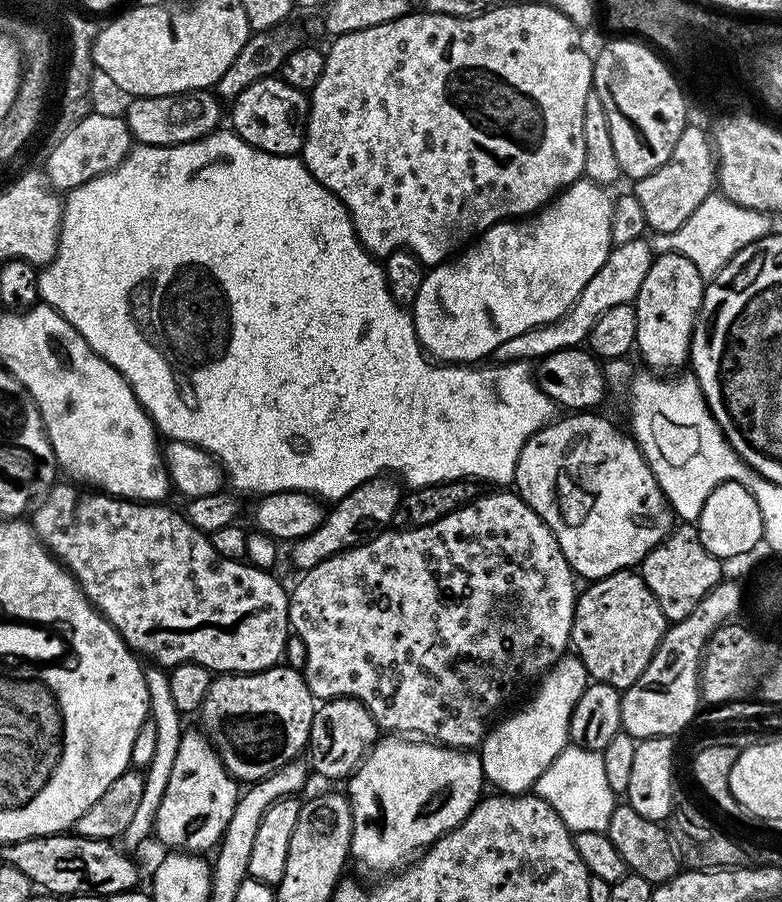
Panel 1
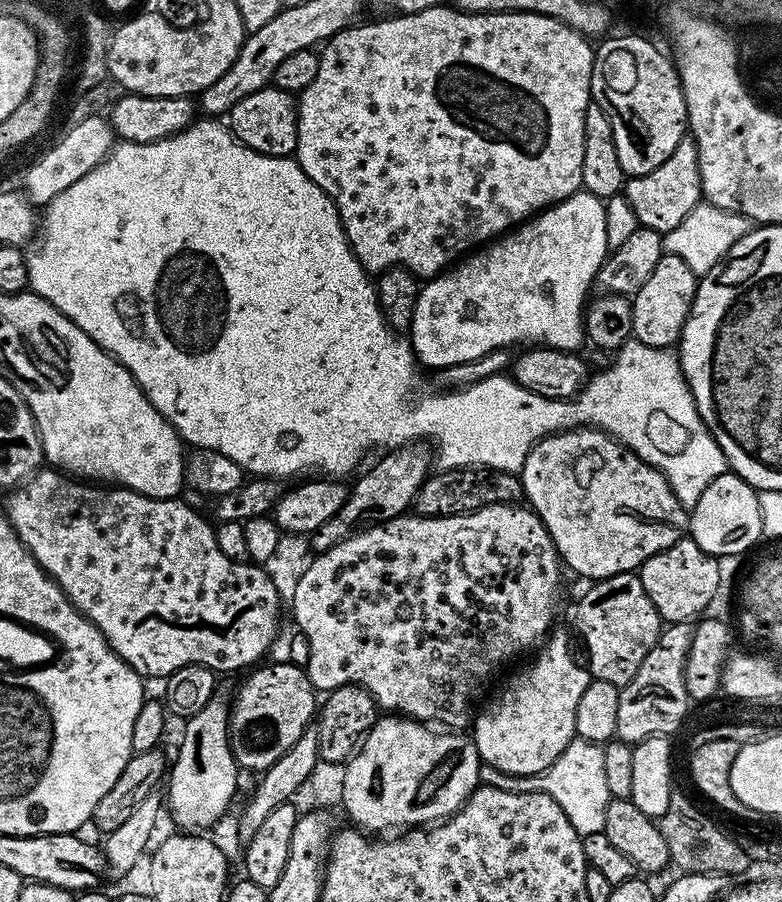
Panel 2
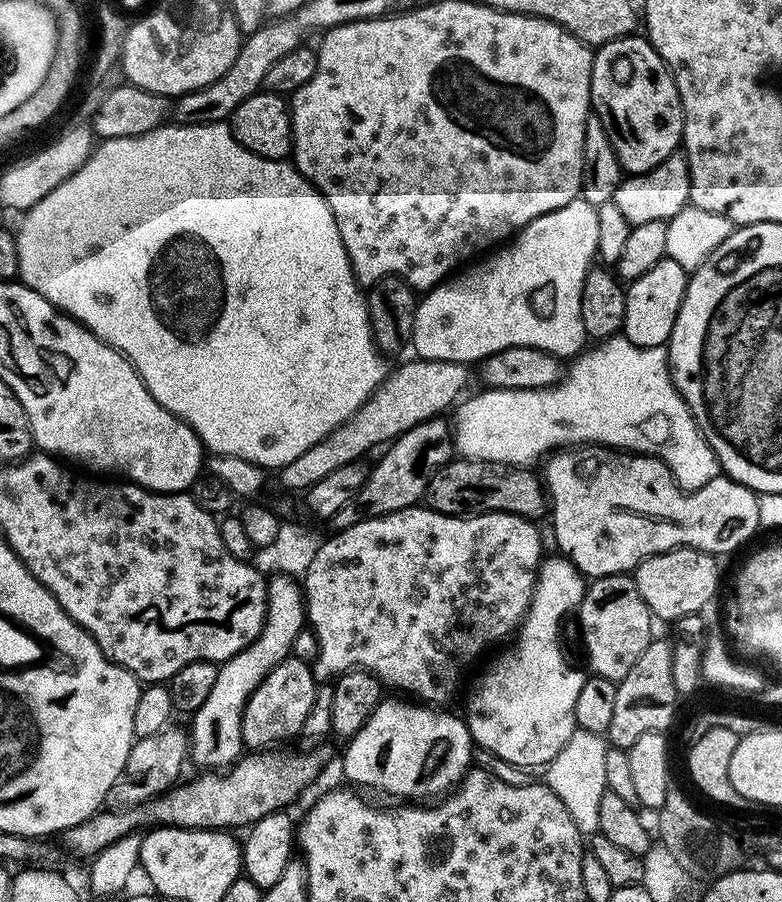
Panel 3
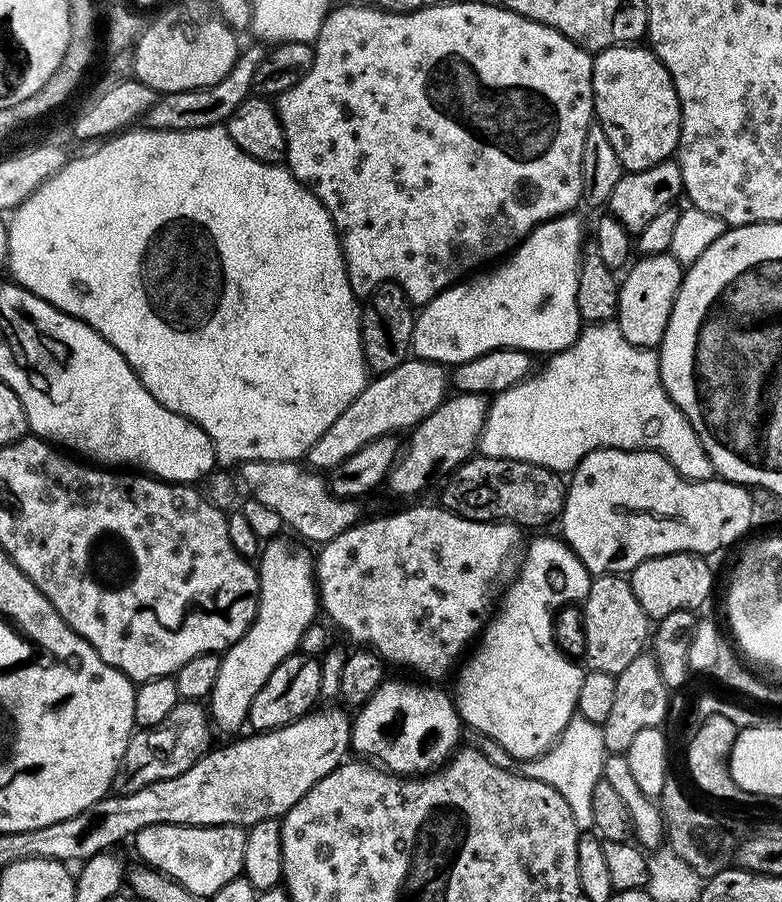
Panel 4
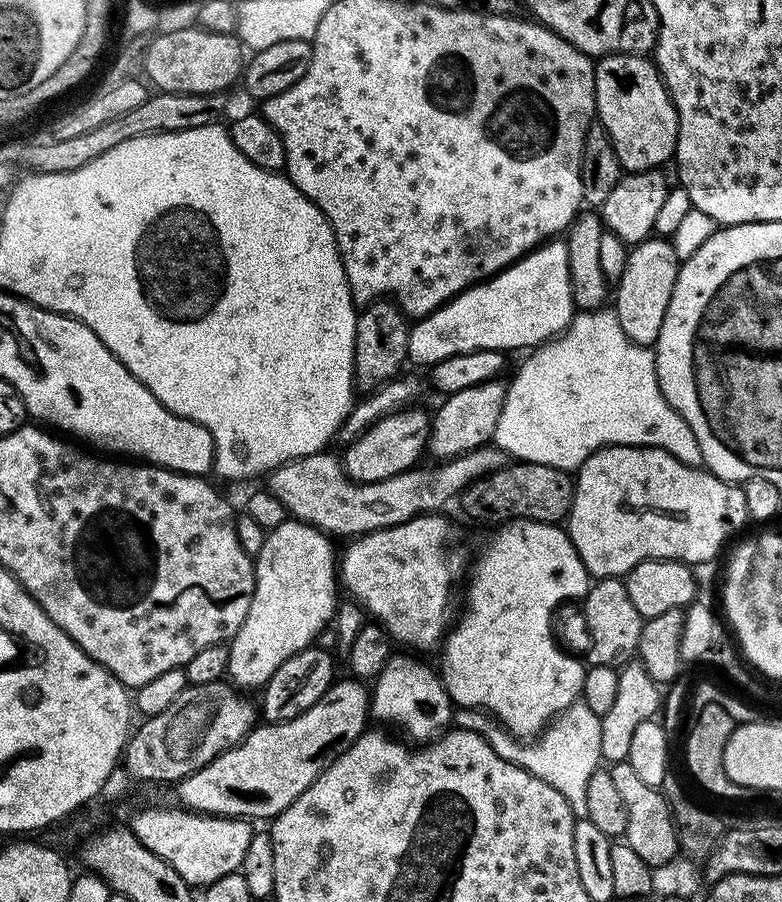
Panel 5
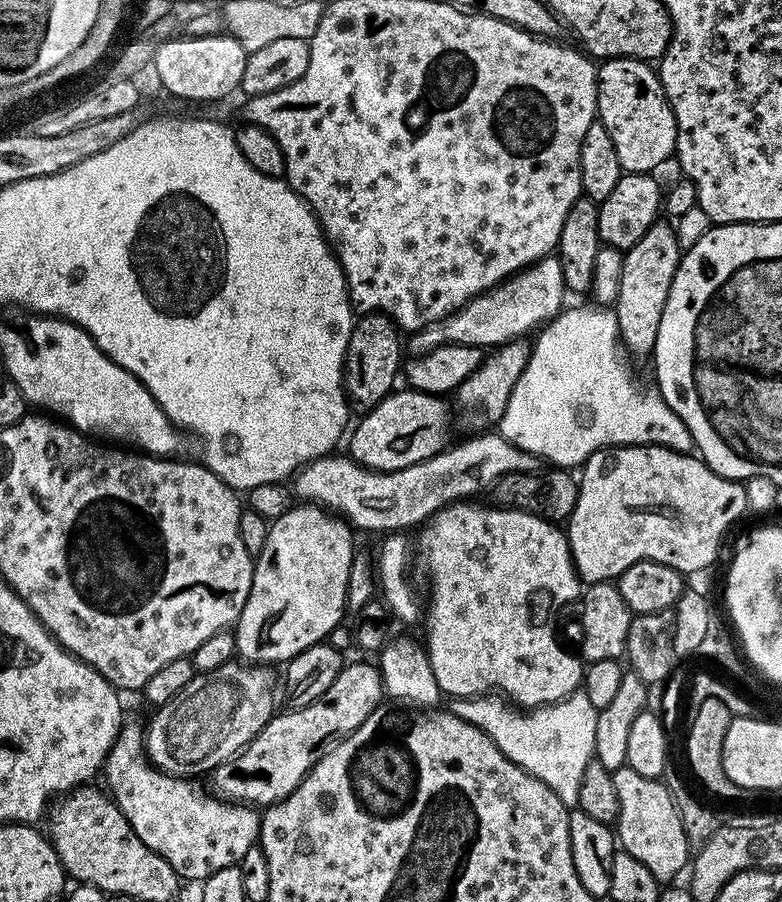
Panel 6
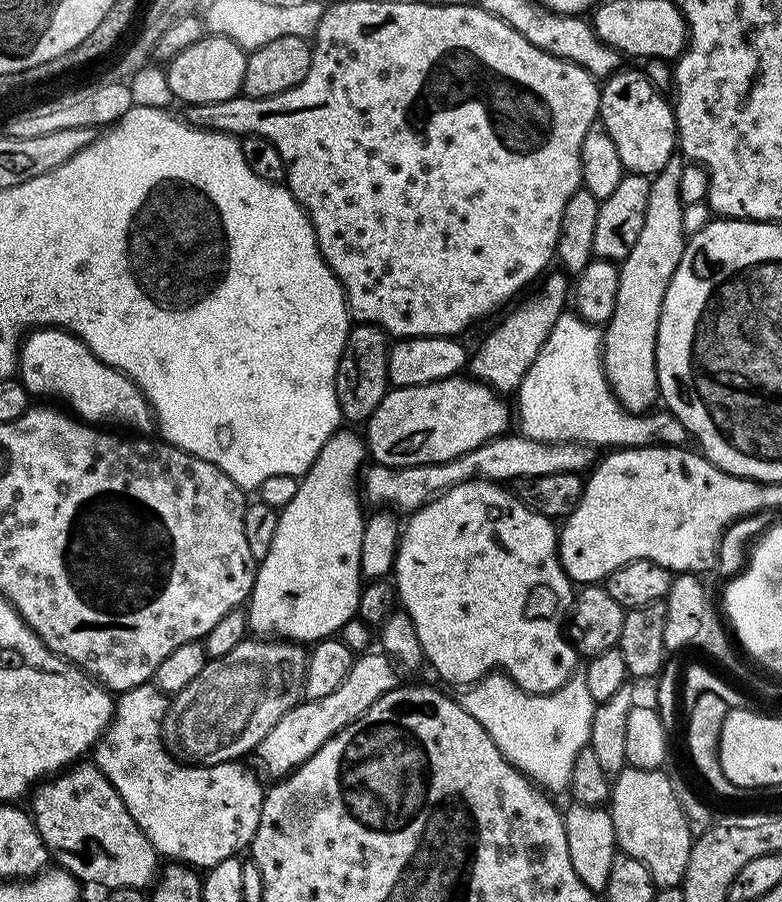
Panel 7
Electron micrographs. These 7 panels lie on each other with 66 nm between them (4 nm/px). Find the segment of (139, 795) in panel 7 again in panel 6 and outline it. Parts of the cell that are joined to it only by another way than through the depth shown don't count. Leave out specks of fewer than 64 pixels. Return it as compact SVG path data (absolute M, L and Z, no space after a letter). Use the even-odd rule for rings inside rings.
M121 723L120 732L104 759L102 769L102 776L108 779L107 791L122 810L126 822L130 822L134 834L138 834L138 838L142 838L142 842L146 842L154 854L170 862L170 866L185 881L202 882L218 870L239 865L242 854L257 847L261 813L245 803L233 802L213 794L195 779L171 776L155 768L149 761L148 753L144 751L144 733L145 729L141 725L139 728L136 724Z

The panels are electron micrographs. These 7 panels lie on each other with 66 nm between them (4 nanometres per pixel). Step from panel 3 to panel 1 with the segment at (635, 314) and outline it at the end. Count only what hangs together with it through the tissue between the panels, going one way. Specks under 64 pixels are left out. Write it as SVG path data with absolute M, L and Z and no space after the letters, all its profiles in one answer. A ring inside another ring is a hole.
M666 252L657 255L650 266L650 274L646 274L646 282L642 282L642 290L638 290L638 298L634 302L638 330L636 331L636 348L645 360L649 369L660 374L668 374L689 363L692 350L692 331L702 306L706 277L698 274L698 266L690 262L690 258L682 258L677 252Z

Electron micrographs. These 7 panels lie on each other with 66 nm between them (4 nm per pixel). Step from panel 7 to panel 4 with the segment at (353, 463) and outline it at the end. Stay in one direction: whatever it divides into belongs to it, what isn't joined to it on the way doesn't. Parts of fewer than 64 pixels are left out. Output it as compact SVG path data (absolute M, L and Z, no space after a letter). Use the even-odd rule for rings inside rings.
M277 538L263 545L258 557L260 601L256 617L248 632L220 656L218 682L214 682L210 697L210 720L217 733L239 733L239 728L245 727L258 690L266 686L266 678L274 674L279 664L299 649L302 636L317 619L318 593L313 557L304 552L291 552L282 541Z

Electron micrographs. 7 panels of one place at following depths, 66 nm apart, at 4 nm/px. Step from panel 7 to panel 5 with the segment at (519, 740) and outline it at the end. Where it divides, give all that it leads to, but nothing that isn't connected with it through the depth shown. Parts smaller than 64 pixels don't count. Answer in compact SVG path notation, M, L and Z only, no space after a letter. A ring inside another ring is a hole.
M583 702L571 704L531 742L518 742L517 737L500 727L487 712L475 708L456 708L451 723L457 728L477 732L494 750L494 754L498 754L498 758L525 768L530 774L554 786L554 790L558 790L558 794L566 798L572 813L577 818L584 818L586 817L586 782L590 782L590 774L594 774L594 770L602 764L600 718L601 716L594 714L594 710L590 710L590 706L586 706Z

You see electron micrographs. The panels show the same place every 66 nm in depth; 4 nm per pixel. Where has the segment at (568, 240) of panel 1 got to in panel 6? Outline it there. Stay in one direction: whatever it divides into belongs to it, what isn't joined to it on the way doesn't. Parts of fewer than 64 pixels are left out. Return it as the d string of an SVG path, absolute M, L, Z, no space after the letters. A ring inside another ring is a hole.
M555 254L546 256L537 264L532 264L510 279L502 281L497 288L476 296L446 319L411 333L411 351L416 354L429 352L443 344L470 344L481 350L509 344L512 340L527 337L527 332L535 333L549 320L553 320L562 311L564 296L566 297L566 289L560 257Z

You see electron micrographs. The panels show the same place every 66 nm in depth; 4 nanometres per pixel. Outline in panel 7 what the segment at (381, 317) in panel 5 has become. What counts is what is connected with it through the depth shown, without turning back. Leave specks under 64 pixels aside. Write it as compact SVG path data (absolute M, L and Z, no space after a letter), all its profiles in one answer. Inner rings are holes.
M353 323L348 330L346 346L340 355L336 371L336 393L341 417L345 421L366 422L378 410L378 402L390 391L388 378L389 337L377 324Z

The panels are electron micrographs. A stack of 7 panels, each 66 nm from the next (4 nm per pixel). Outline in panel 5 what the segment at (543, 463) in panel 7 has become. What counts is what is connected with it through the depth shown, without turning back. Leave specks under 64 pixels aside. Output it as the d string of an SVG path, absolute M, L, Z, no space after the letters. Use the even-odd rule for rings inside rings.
M495 446L475 448L455 456L452 460L433 463L433 468L417 466L407 472L391 476L378 482L357 484L349 480L344 472L343 463L331 456L331 451L315 452L273 468L267 473L267 491L282 502L289 517L304 524L313 524L329 537L364 536L379 528L389 528L406 522L415 516L427 516L441 511L443 504L457 499L467 484L473 484L483 476L504 467L506 454Z

